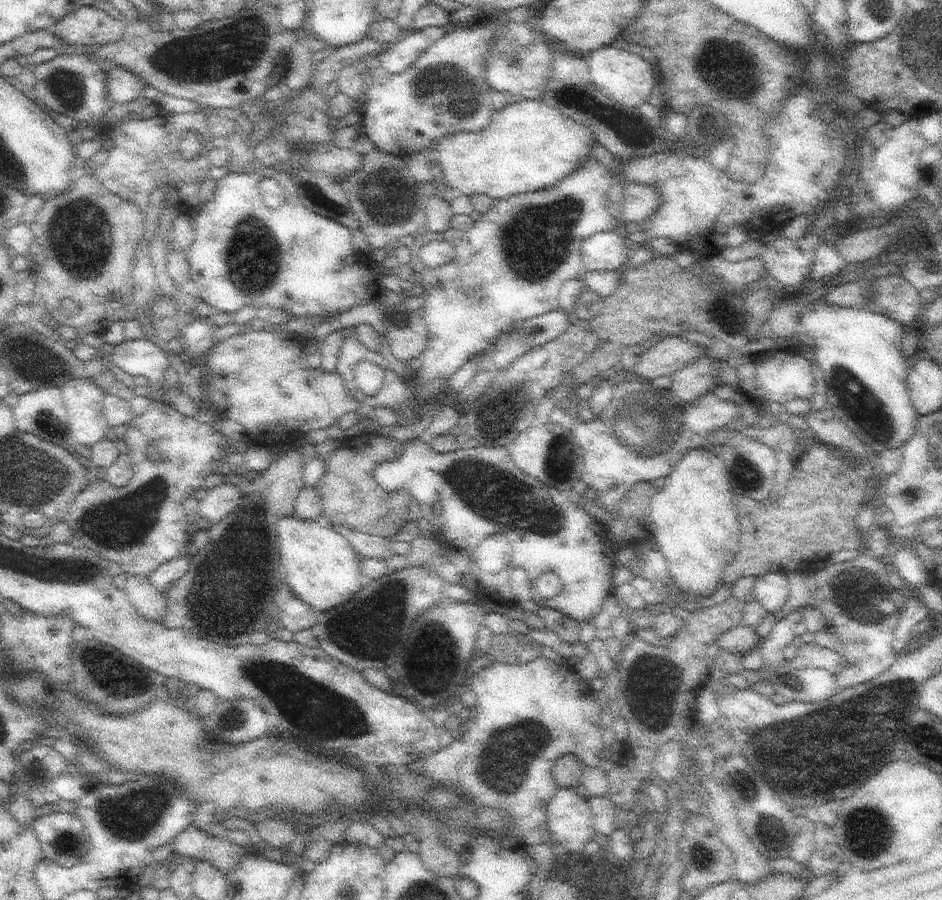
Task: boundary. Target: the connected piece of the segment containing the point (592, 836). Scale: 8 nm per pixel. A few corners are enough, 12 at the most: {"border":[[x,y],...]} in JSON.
{"border":[[558,788],[547,808],[550,840],[572,857],[600,839],[589,798]]}

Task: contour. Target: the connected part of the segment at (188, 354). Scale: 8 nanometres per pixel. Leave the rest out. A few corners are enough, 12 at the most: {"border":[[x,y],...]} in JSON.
{"border":[[198,318],[184,324],[184,350],[180,358],[196,366],[192,358],[207,354],[216,341],[216,326]]}

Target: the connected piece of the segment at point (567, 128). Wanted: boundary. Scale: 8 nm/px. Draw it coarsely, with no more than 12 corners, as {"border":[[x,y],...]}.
{"border":[[542,100],[438,141],[435,173],[468,198],[553,185],[595,136]]}

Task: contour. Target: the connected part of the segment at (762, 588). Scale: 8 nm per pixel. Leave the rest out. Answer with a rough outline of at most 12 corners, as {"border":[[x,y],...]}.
{"border":[[770,571],[755,582],[756,600],[771,614],[790,598],[784,573]]}

